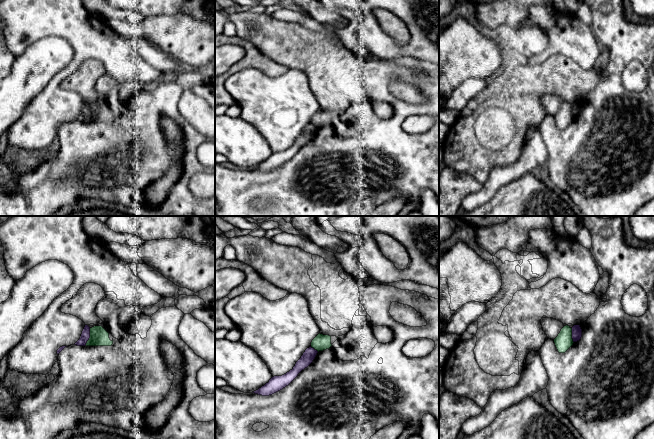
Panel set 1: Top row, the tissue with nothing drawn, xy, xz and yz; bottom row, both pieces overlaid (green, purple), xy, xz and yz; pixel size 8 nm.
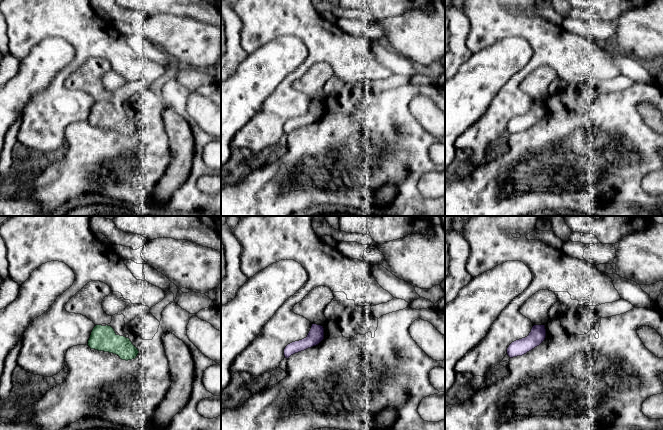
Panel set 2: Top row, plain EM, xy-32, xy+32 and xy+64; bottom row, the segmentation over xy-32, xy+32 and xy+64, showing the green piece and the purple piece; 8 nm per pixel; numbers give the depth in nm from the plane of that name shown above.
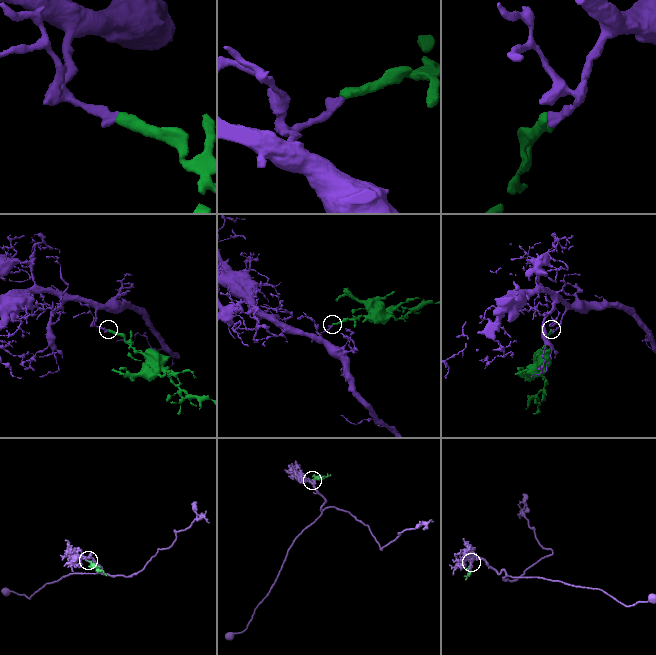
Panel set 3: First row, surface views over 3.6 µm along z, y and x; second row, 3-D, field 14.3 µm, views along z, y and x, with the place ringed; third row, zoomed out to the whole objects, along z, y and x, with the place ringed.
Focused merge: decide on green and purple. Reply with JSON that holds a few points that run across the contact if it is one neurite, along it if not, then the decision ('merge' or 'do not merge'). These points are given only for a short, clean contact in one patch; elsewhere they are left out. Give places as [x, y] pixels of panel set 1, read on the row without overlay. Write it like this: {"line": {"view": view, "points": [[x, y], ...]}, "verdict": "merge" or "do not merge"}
{"line": {"view": "xy", "points": [[90, 104], [90, 113], [85, 120]]}, "verdict": "do not merge"}

